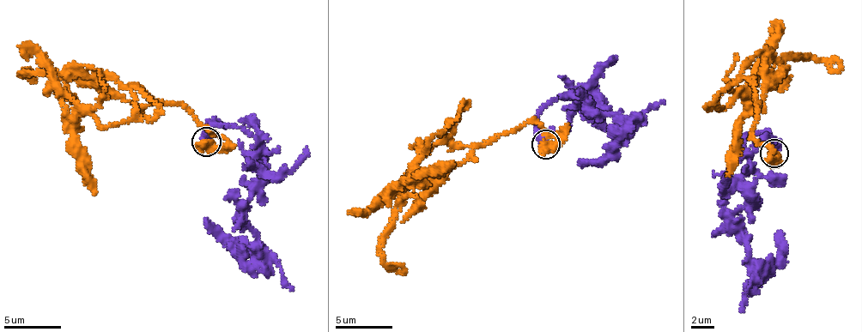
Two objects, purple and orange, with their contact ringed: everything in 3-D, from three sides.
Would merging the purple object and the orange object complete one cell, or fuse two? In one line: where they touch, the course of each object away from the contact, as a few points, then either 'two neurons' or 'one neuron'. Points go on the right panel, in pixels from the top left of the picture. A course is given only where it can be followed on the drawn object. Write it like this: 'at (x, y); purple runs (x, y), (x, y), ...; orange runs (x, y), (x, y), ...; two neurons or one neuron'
at (773, 153); purple runs (774, 153), (761, 134), (749, 135), (742, 188), (749, 199), (733, 216), (757, 262), (777, 258), (780, 231); orange runs (774, 153), (755, 139), (755, 93), (743, 77), (718, 102), (731, 107), (749, 83), (778, 33), (773, 21); one neuron

